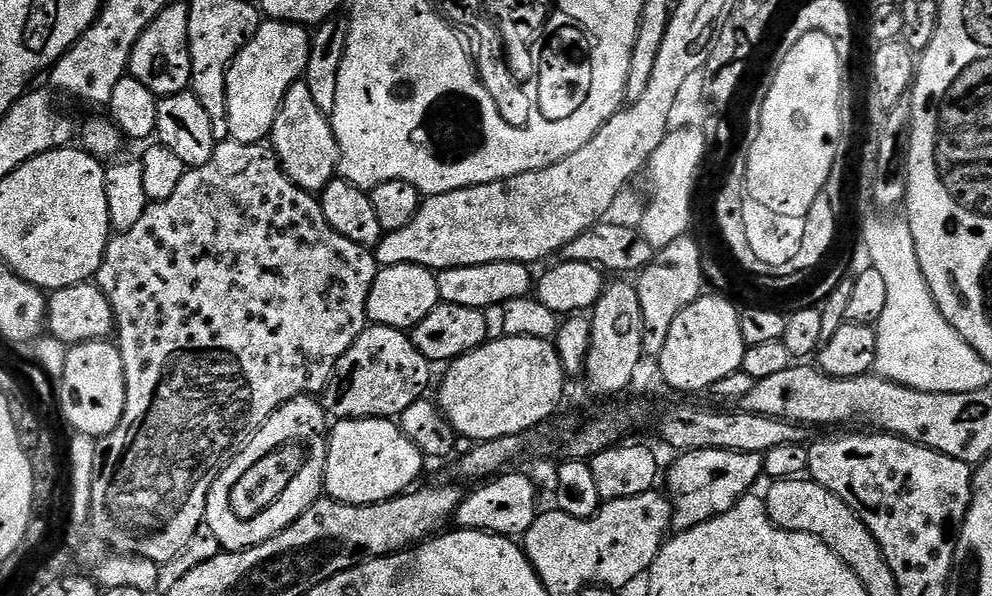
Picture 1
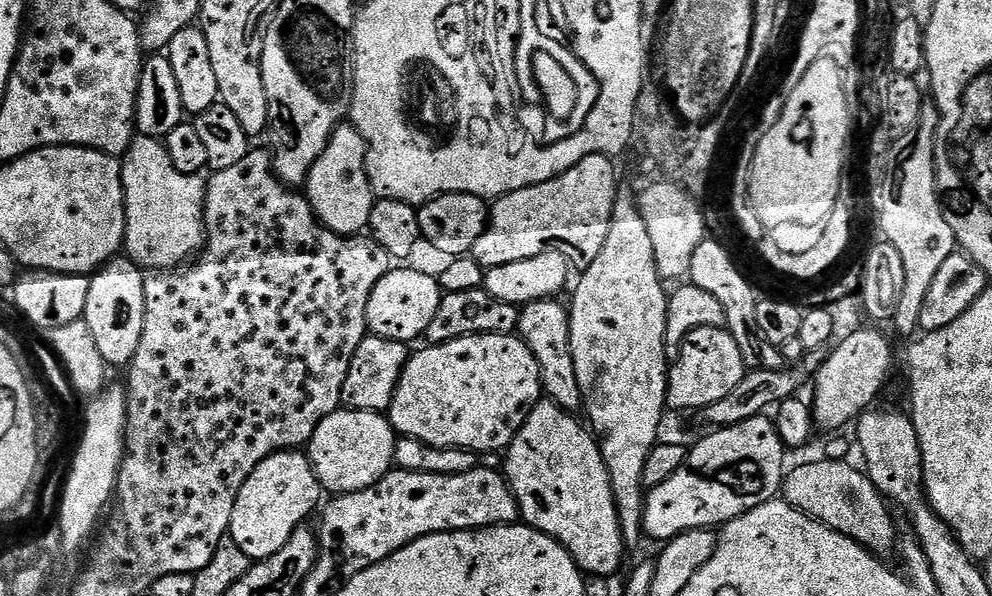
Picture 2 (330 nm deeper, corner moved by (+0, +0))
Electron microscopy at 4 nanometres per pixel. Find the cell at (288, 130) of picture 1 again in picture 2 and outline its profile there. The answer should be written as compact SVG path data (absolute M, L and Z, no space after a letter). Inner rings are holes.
M342 123L332 131L326 150L322 150L318 162L308 171L307 188L306 199L325 228L339 236L351 237L367 229L374 203L372 184L368 180L368 147L352 123Z

